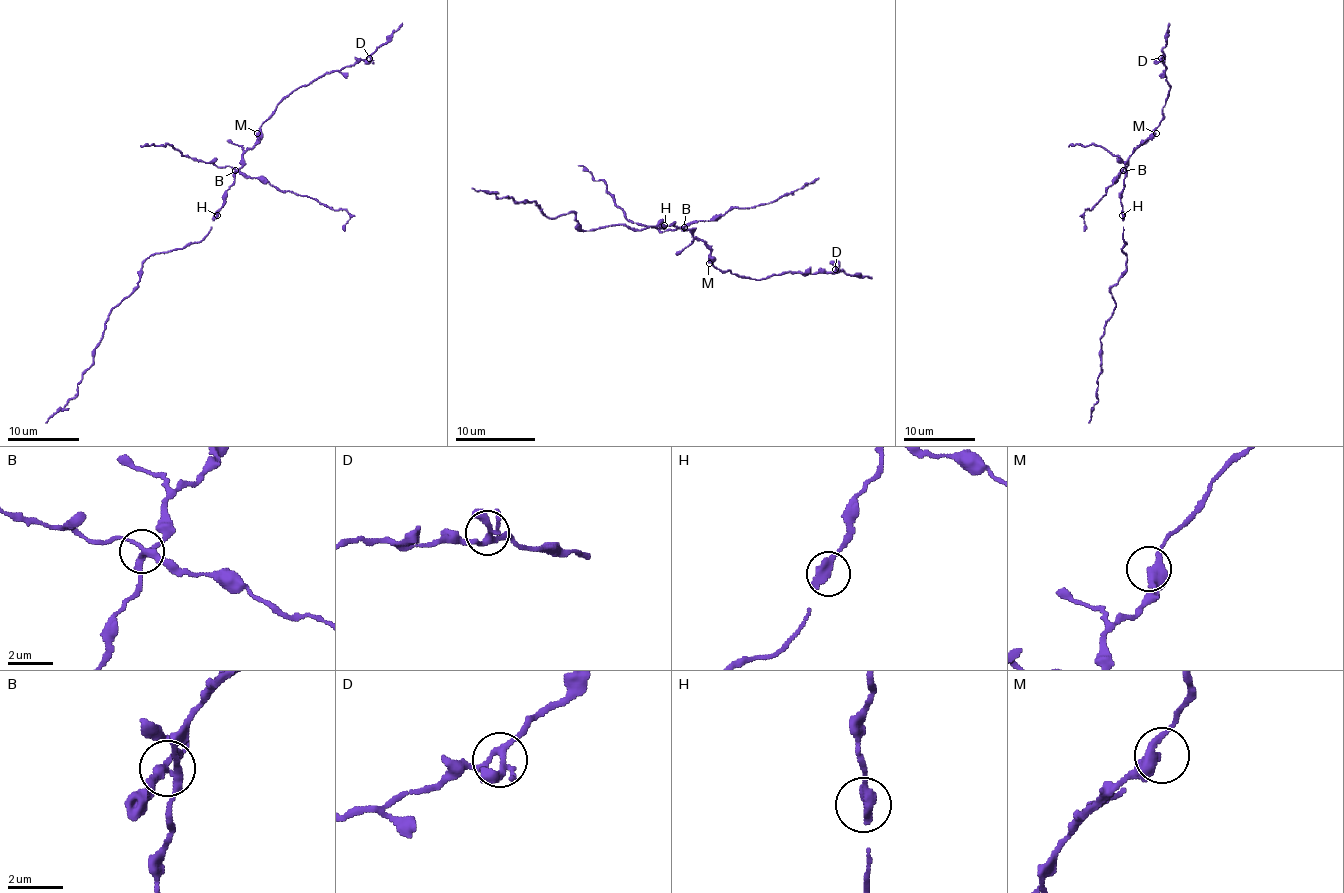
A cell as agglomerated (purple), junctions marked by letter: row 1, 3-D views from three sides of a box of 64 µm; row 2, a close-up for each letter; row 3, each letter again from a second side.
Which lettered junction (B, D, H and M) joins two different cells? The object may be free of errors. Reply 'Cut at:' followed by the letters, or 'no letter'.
Cut at: B

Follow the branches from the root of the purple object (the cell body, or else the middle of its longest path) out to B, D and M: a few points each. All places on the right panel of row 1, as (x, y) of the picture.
B: (1124, 215), (1120, 201), (1124, 171)
D: (1124, 215), (1120, 192), (1124, 188), (1125, 162), (1159, 124), (1170, 90), (1165, 76), (1165, 58), (1161, 58)
M: (1124, 215), (1120, 192), (1124, 188), (1125, 162), (1156, 133)

